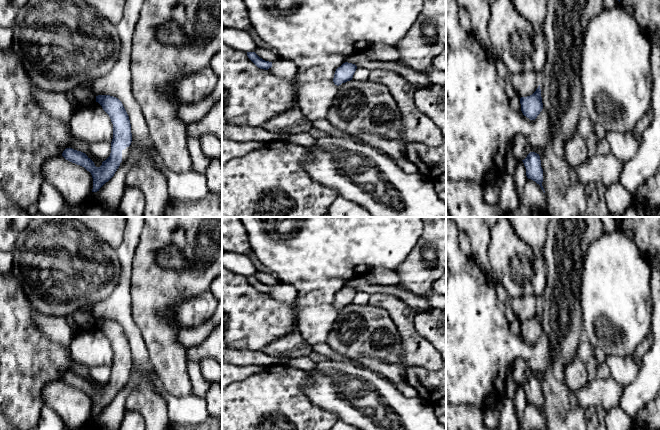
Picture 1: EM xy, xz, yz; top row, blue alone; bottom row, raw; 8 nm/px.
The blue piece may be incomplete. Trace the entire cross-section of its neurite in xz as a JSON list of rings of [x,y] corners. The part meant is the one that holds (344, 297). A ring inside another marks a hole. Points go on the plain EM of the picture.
[[[345,286],[335,295],[333,306],[339,310],[342,307],[352,304],[353,299],[357,293],[357,290],[352,287]]]

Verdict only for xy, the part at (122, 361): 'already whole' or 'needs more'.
needs more

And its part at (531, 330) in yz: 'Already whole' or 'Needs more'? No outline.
Already whole

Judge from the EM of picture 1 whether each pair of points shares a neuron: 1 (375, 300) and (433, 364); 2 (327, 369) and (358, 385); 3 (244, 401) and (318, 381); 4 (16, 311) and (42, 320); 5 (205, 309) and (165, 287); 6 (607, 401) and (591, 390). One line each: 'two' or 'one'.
1: one
2: one
3: two
4: two
5: two
6: one

